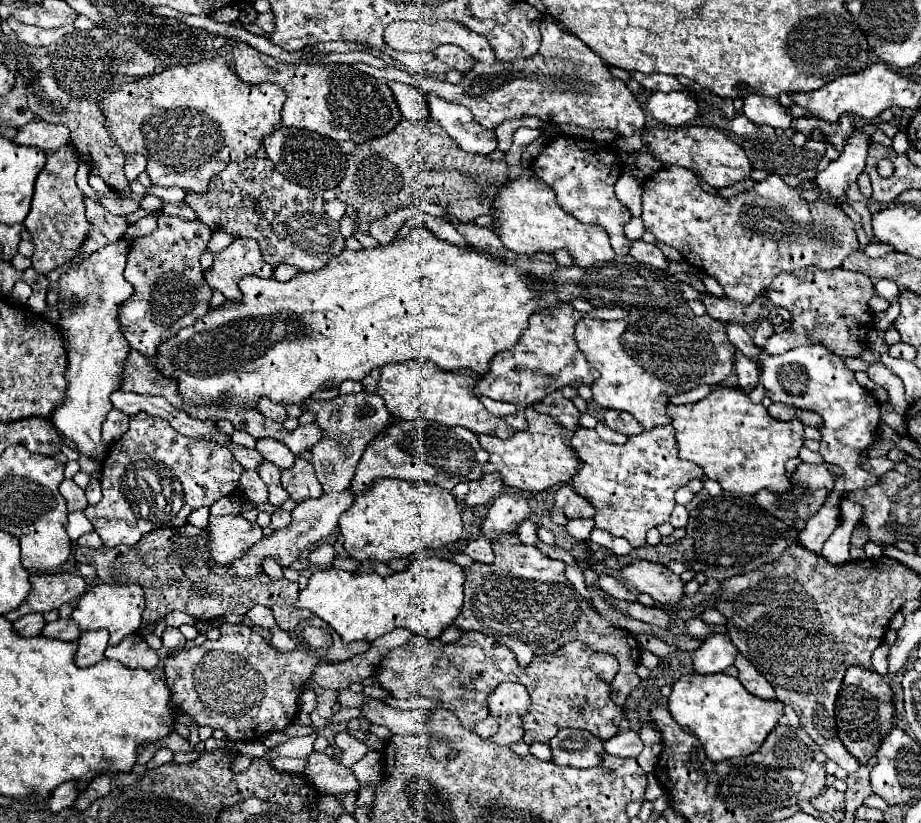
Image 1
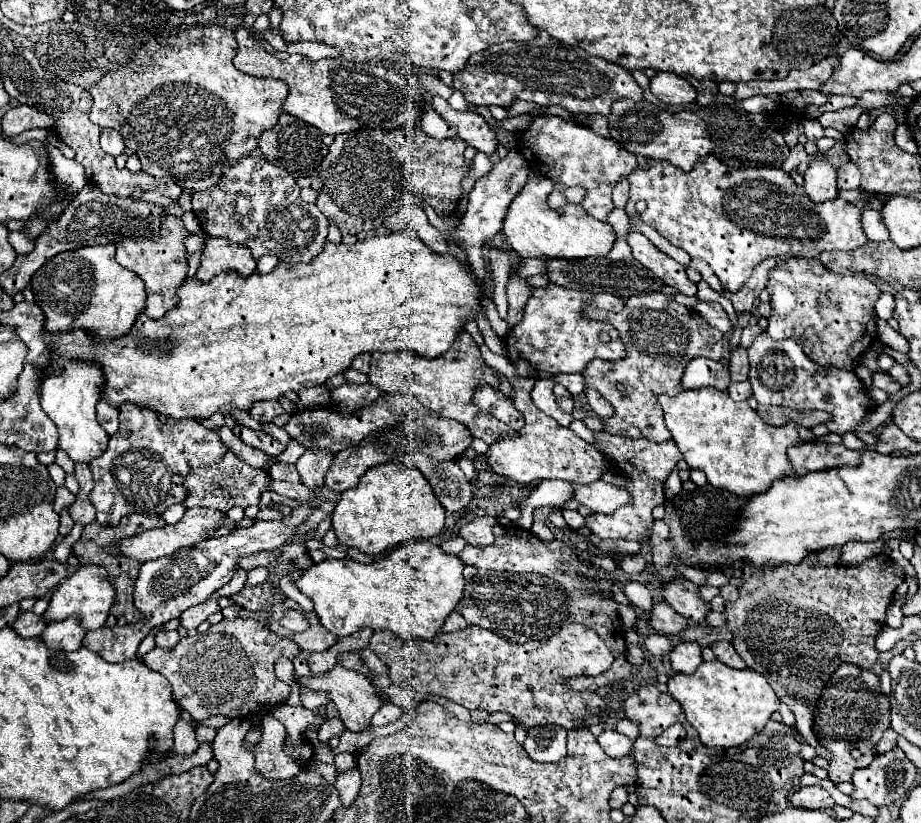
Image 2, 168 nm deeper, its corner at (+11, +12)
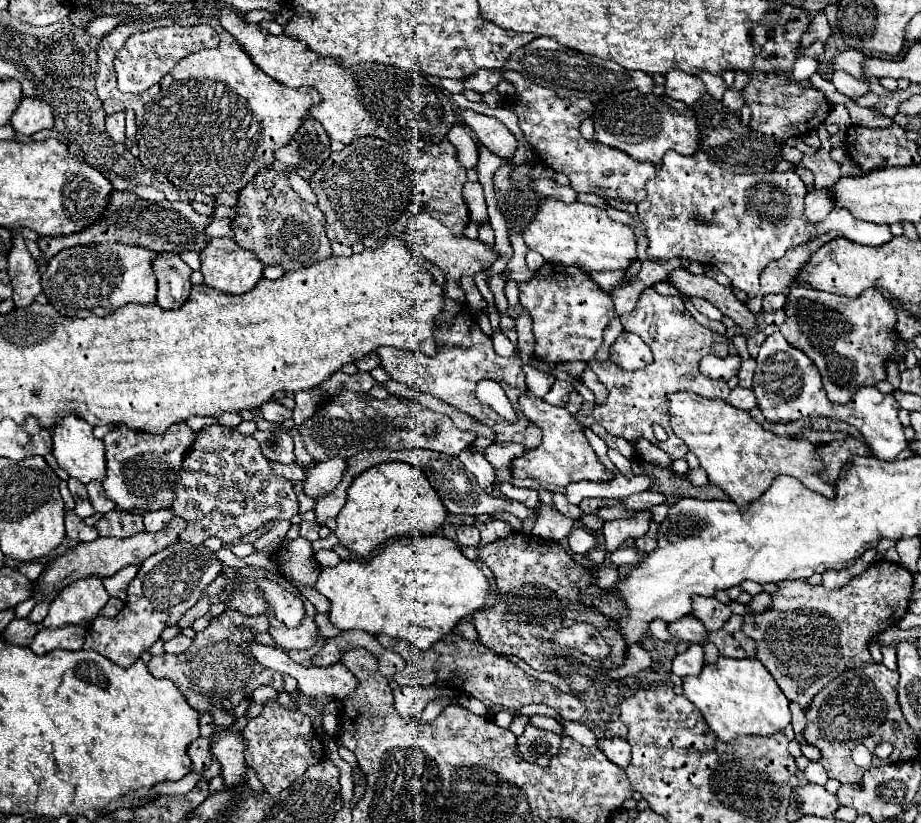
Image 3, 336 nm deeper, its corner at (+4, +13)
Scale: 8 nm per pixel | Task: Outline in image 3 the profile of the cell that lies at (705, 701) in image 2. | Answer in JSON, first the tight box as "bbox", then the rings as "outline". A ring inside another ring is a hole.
{"bbox":[684,658,790,742],"outline":[[[718,658],[716,664],[706,664],[698,676],[684,678],[684,694],[702,712],[708,728],[722,742],[732,742],[738,736],[768,736],[784,730],[790,722],[788,700],[776,686],[770,672],[756,658],[728,660]]]}

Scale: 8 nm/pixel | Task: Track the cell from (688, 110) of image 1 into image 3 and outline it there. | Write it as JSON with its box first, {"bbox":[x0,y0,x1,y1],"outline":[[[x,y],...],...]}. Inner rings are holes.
{"bbox":[664,68,706,106],"outline":[[[672,68],[666,74],[666,82],[664,82],[664,90],[670,98],[674,100],[682,100],[684,104],[692,106],[696,100],[700,100],[706,94],[706,86],[698,76],[686,74],[678,68]]]}

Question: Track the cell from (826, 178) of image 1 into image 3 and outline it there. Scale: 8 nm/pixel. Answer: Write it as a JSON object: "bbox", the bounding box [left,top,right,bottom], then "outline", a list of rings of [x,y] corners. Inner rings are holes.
{"bbox":[806,188,834,222],"outline":[[[822,188],[822,190],[812,190],[806,194],[806,218],[810,222],[820,222],[828,216],[828,212],[834,208],[834,196],[828,188]]]}

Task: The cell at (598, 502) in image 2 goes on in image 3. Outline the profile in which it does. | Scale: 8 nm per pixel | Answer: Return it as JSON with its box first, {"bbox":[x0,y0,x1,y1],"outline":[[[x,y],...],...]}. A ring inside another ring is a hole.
{"bbox":[620,492,666,510],"outline":[[[640,492],[640,494],[634,494],[630,498],[624,498],[620,500],[620,506],[628,508],[628,510],[646,510],[646,508],[652,508],[656,504],[662,504],[666,498],[658,492]]]}

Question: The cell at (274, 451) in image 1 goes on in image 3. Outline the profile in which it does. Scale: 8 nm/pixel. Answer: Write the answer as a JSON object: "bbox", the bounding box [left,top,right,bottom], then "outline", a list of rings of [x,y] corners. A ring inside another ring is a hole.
{"bbox":[252,430,296,464],"outline":[[[256,430],[252,436],[258,440],[264,456],[268,460],[276,460],[276,462],[282,462],[282,464],[292,464],[296,460],[290,434],[274,432],[274,430],[268,430],[268,432]]]}

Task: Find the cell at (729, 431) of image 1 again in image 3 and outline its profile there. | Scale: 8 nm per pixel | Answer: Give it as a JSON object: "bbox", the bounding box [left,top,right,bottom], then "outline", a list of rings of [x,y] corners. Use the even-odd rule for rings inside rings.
{"bbox":[668,392,834,508],"outline":[[[676,392],[668,398],[674,434],[684,440],[692,454],[696,454],[700,466],[708,472],[708,480],[720,486],[740,508],[760,498],[770,482],[780,474],[798,478],[806,488],[816,490],[826,498],[834,496],[834,488],[818,478],[824,464],[816,456],[814,444],[810,444],[806,438],[778,436],[764,430],[762,424],[758,424],[746,410],[734,408],[726,400],[704,398],[694,392]]]}

